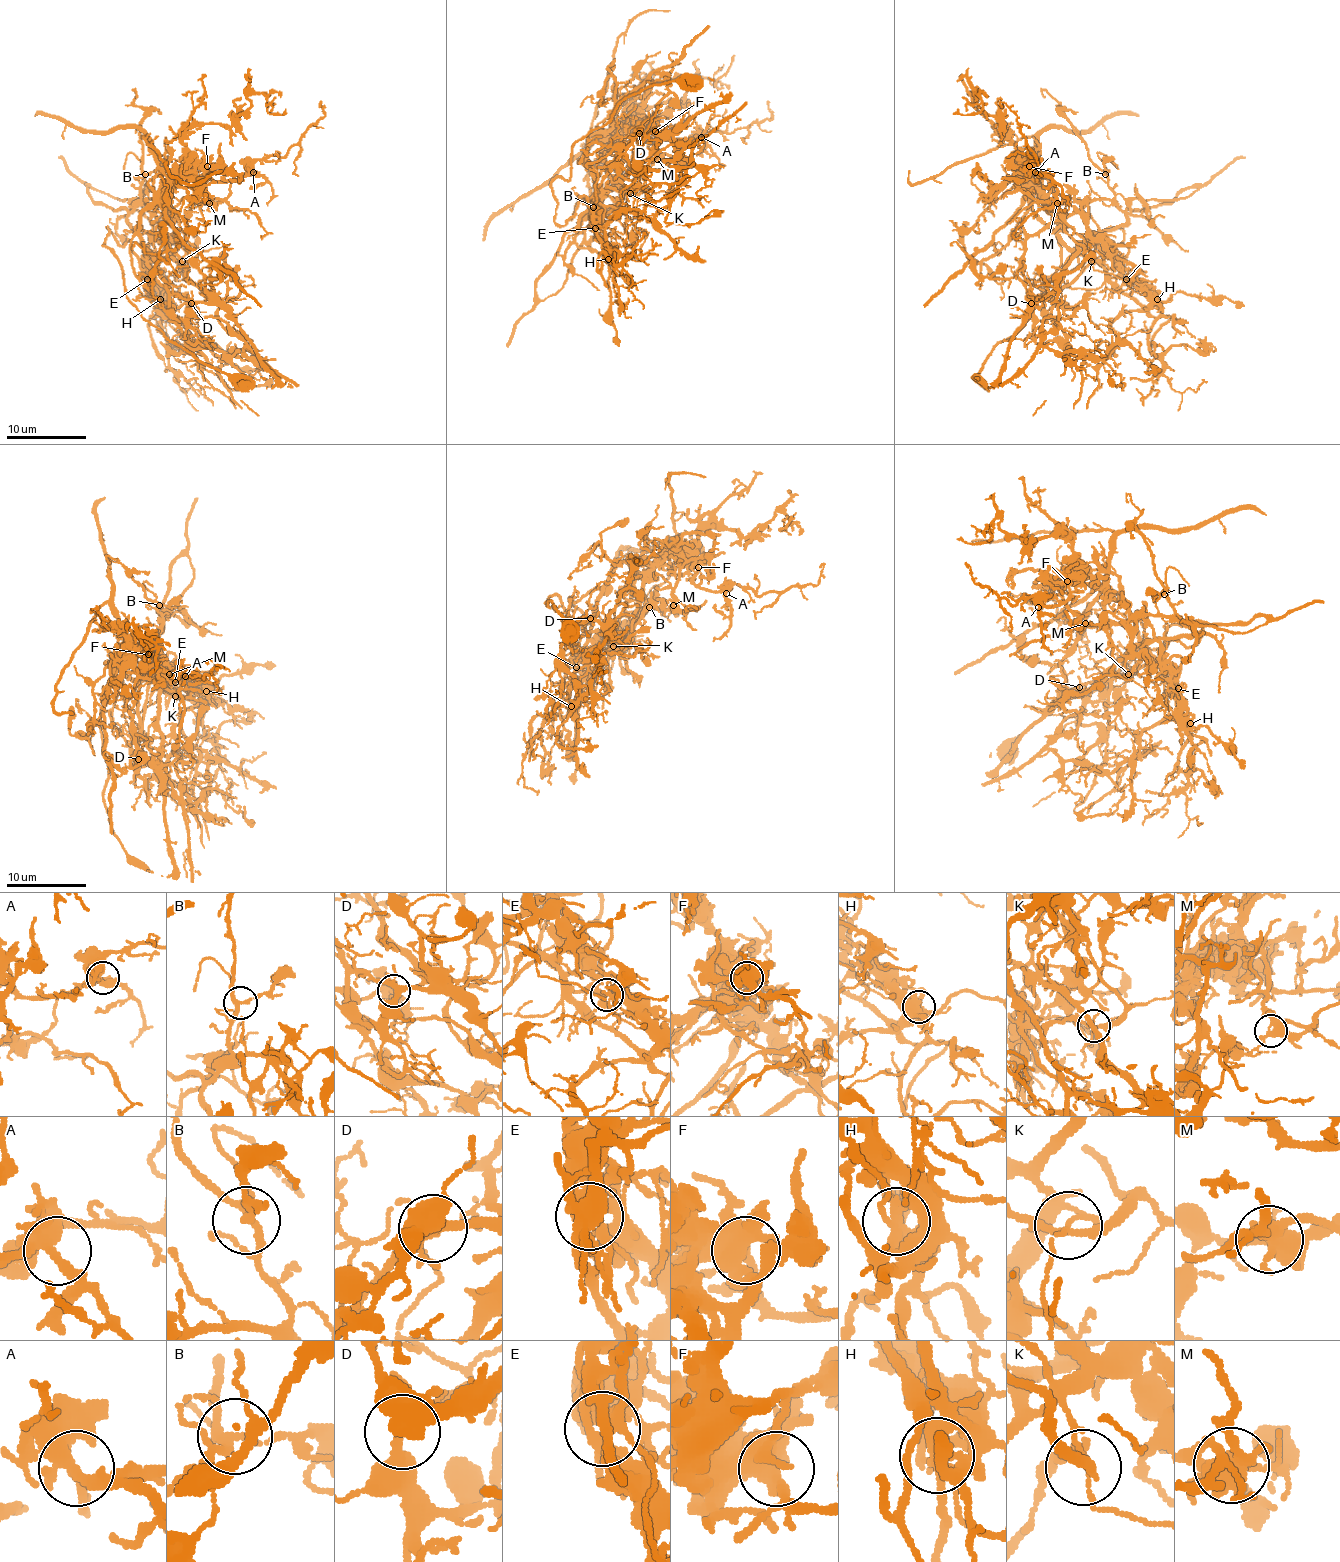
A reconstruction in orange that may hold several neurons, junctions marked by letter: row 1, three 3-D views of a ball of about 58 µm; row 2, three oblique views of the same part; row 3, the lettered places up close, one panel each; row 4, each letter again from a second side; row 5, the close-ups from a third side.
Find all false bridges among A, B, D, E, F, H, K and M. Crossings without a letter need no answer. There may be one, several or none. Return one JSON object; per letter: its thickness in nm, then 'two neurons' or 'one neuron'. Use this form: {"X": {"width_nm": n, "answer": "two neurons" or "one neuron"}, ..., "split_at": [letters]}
{"A": {"width_nm": 340, "answer": "one neuron"}, "B": {"width_nm": 200, "answer": "one neuron"}, "D": {"width_nm": 300, "answer": "one neuron"}, "E": {"width_nm": 320, "answer": "two neurons"}, "F": {"width_nm": 480, "answer": "one neuron"}, "H": {"width_nm": 280, "answer": "two neurons"}, "K": {"width_nm": 190, "answer": "two neurons"}, "M": {"width_nm": 440, "answer": "two neurons"}, "split_at": ["E", "H", "K", "M"]}

